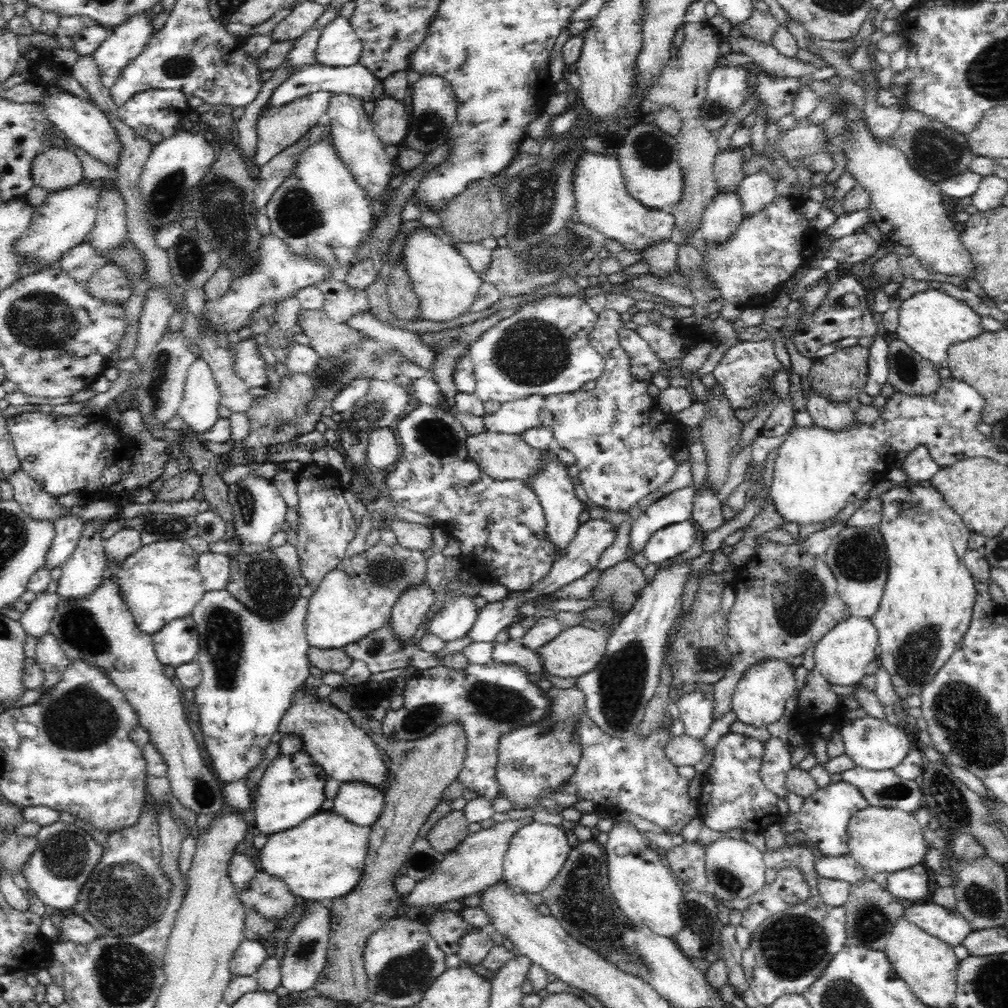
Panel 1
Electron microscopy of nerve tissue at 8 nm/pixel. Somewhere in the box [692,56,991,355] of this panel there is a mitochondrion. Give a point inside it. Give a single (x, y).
(935, 152)

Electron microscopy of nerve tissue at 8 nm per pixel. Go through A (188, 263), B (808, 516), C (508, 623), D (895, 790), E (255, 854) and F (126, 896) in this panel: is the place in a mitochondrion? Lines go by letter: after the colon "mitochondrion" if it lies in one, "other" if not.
A: mitochondrion
B: other
C: other
D: mitochondrion
E: other
F: mitochondrion

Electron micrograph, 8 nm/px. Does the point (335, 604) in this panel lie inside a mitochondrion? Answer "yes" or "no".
no

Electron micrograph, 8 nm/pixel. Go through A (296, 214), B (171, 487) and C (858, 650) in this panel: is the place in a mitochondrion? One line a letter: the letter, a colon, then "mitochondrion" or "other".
A: mitochondrion
B: other
C: other

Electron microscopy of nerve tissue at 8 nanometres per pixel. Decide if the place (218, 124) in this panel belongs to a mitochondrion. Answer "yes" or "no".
no

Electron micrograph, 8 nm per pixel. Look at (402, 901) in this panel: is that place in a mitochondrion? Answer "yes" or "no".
no

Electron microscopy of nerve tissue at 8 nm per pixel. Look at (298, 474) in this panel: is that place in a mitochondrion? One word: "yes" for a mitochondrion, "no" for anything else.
no

